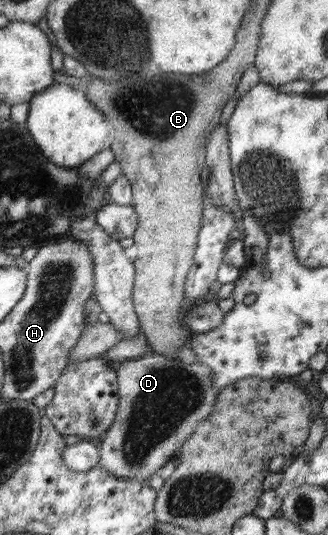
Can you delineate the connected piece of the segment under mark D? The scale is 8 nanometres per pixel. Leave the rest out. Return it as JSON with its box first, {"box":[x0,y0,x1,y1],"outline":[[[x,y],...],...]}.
{"box":[98,350,222,482],"outline":[[[148,350],[147,353],[142,354],[137,359],[127,359],[123,361],[119,367],[117,367],[118,374],[118,398],[120,400],[117,410],[117,416],[115,417],[114,424],[110,425],[110,430],[104,437],[98,439],[100,451],[99,451],[99,468],[103,468],[105,471],[111,471],[117,478],[137,480],[138,482],[148,482],[155,473],[160,473],[164,464],[175,455],[177,448],[182,448],[183,444],[186,444],[189,437],[194,436],[196,430],[198,430],[199,424],[207,420],[207,417],[211,416],[211,413],[215,412],[215,408],[218,408],[218,396],[222,392],[221,388],[215,388],[214,374],[209,366],[194,362],[192,364],[185,364],[184,361],[179,358],[167,358],[165,355],[160,355],[152,350]]]}

